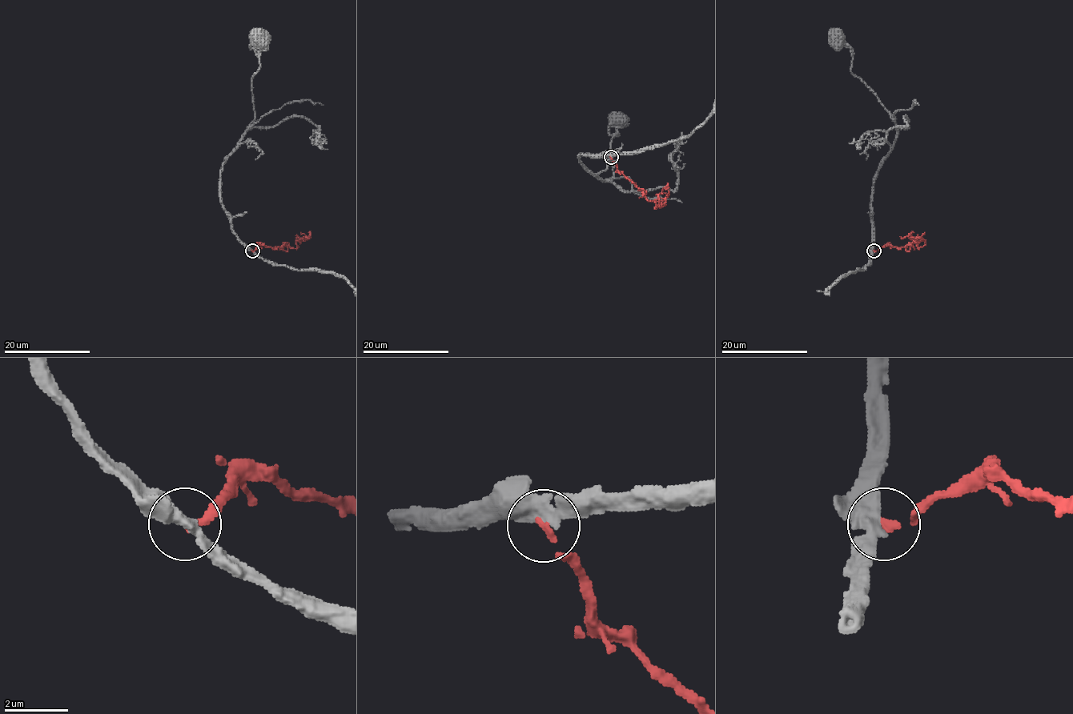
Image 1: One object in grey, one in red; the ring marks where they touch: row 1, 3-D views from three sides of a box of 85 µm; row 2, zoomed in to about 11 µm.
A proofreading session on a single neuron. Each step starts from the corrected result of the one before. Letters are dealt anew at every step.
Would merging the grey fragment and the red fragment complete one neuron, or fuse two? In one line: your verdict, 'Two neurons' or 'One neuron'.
Two neurons

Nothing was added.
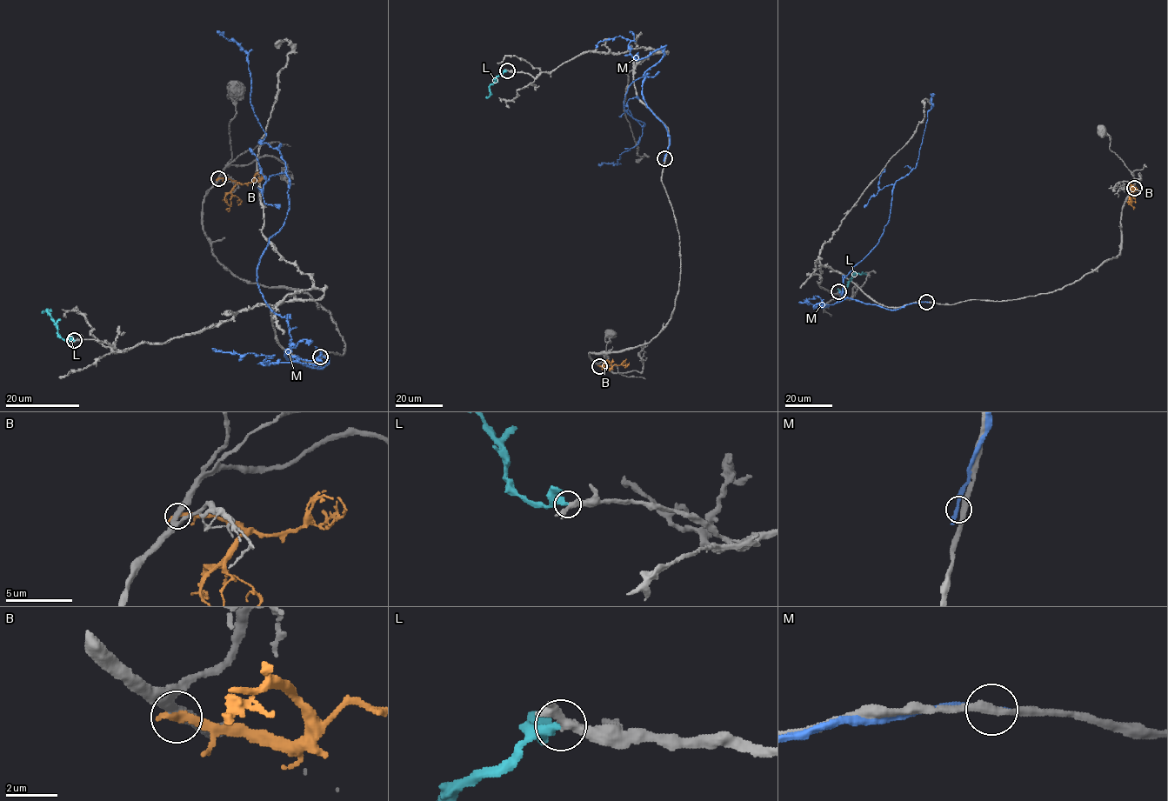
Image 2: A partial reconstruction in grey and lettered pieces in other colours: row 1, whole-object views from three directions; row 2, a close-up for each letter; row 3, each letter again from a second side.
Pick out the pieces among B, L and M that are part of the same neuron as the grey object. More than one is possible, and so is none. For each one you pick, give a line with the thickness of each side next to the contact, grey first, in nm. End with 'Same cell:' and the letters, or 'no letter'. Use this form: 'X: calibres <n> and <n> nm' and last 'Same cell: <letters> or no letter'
L: calibres 340 and 400 nm
Same cell: L

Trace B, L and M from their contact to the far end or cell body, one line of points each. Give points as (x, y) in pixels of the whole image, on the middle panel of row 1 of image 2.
B: (599, 366), (611, 367), (608, 363), (604, 363), (606, 363), (605, 366)
L: (507, 70), (490, 86), (490, 96), (485, 97)
M: (664, 158), (670, 140), (644, 99), (646, 75), (624, 99), (644, 123), (639, 142), (598, 164)

